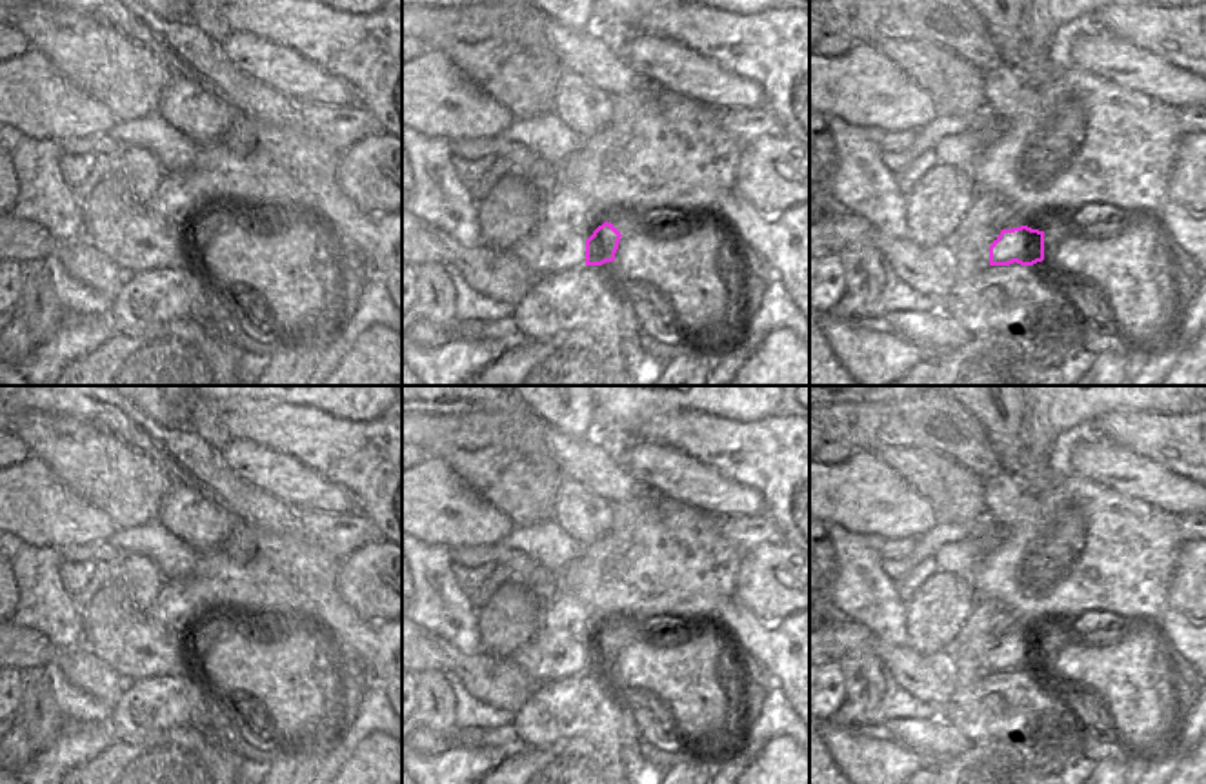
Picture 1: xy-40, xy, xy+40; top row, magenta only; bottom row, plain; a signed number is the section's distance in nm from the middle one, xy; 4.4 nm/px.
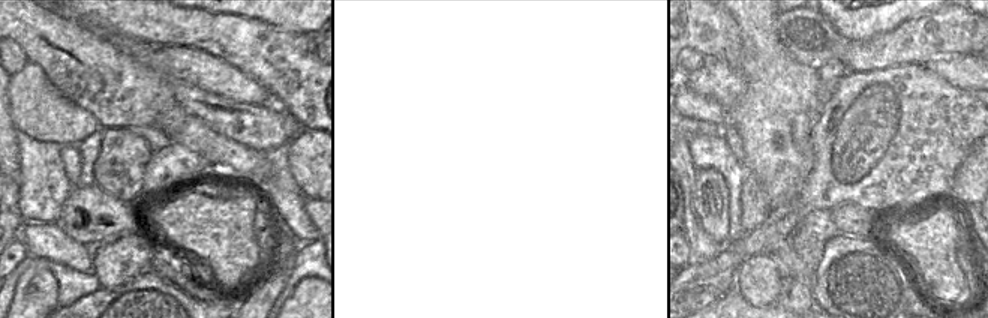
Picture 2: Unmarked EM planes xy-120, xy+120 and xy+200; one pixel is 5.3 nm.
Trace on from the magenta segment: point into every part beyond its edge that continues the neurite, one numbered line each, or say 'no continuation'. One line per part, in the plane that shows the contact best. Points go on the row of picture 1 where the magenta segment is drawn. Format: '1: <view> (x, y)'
1: xy (550, 248).

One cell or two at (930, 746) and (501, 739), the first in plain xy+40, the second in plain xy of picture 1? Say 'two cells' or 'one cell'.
one cell

